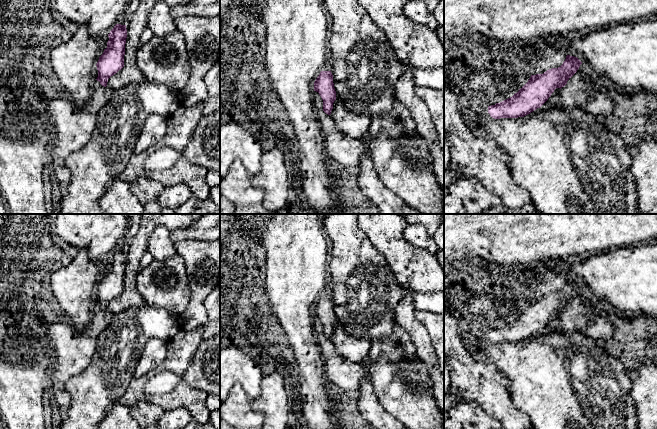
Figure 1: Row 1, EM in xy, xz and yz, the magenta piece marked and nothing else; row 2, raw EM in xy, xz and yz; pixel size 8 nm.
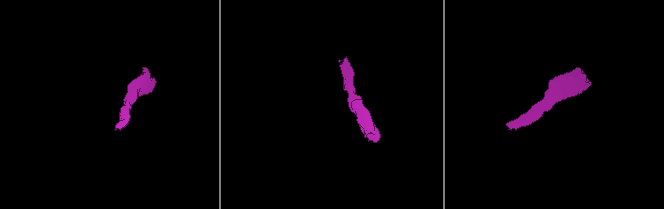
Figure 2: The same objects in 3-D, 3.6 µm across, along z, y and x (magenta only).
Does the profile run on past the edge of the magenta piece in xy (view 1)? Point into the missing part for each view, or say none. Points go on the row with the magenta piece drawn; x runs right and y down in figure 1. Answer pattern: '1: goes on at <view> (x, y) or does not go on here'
1: does not go on here

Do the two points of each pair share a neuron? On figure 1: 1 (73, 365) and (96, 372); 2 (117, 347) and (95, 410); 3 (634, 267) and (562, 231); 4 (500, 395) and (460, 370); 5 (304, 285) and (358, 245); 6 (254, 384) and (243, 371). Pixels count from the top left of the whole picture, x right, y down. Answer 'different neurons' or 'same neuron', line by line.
1: different neurons
2: same neuron
3: different neurons
4: same neuron
5: different neurons
6: same neuron

